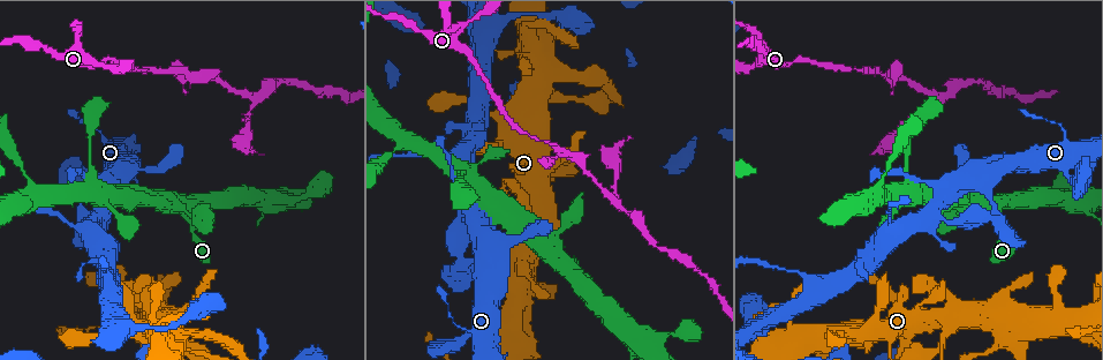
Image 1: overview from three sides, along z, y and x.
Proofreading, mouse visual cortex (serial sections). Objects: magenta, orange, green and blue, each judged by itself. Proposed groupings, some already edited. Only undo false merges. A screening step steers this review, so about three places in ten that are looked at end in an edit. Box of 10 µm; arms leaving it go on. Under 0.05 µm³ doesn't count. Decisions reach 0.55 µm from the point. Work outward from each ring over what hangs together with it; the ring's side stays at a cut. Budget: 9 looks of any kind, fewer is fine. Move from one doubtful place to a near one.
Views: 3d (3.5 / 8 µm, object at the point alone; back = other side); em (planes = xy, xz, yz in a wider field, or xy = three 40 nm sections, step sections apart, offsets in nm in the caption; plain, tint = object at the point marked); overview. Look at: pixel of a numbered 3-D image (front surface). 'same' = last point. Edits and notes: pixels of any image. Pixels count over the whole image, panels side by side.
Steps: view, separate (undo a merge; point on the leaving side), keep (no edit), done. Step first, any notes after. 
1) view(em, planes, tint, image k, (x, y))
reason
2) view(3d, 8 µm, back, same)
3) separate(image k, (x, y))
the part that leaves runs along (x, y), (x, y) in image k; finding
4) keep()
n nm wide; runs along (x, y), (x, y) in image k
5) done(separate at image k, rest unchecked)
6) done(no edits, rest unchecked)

view(3d, 3.5 µm, image 1, (557, 148))
arms part here

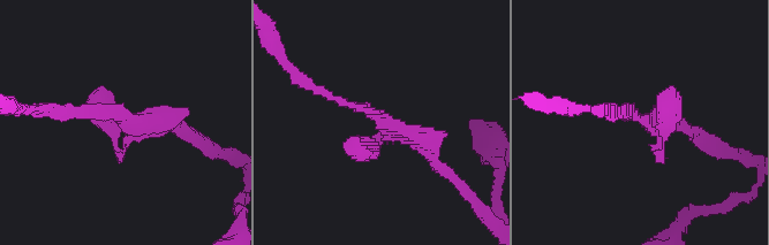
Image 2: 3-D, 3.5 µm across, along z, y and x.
view(em, xy, step 2, tint, image 2, (387, 124))

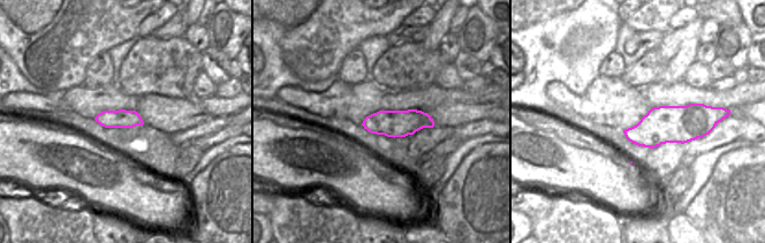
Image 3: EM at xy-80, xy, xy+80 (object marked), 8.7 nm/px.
separate(image 2, (111, 98))
the part that leaves runs along (661, 137), (672, 109), (669, 87) in image 2; two cells meet here

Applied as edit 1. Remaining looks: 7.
view(overview)
see it whole again

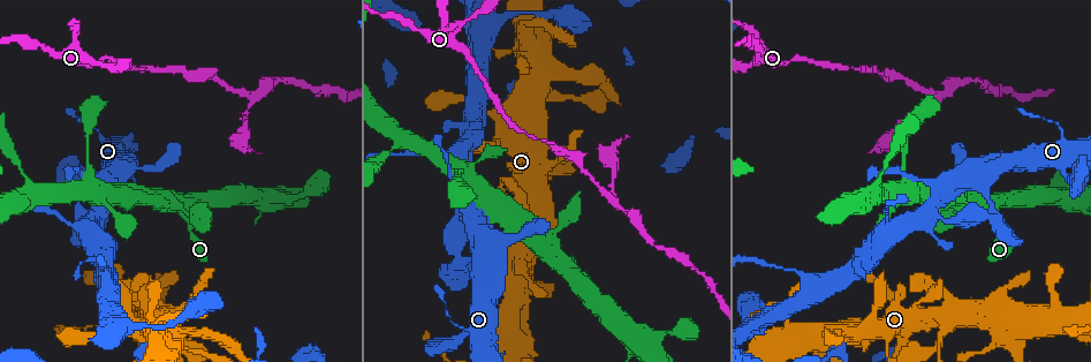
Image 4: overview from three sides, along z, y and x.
view(3d, 8 µm, image 4, (620, 208))

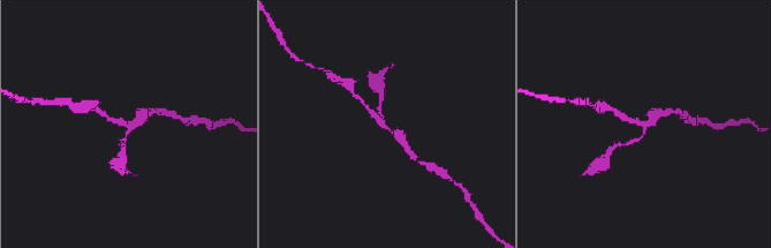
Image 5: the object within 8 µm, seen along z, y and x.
view(3d, 3.5 µm, same)

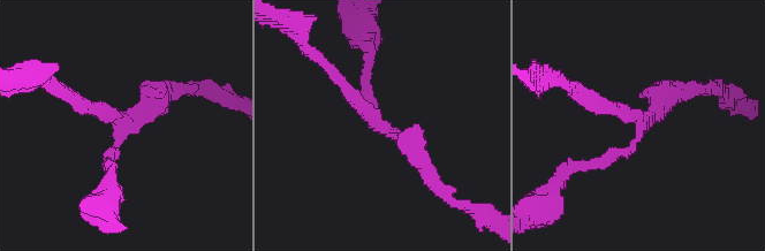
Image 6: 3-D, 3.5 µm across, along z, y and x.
keep()
arms of 200, 200, 300 nm; runs along (332, 74), (414, 147), (428, 174) in image 6; one cell here

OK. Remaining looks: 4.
view(3d, 3.5 µm, back, image 4, (891, 228))

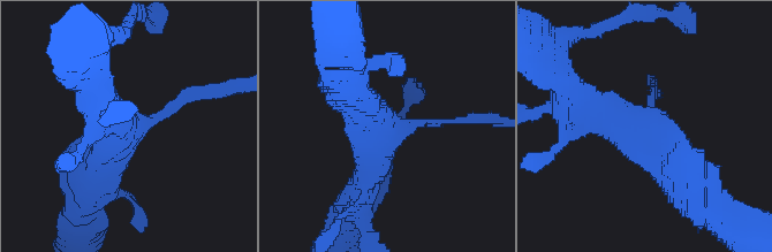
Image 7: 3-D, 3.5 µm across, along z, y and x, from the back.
view(em, xy, step 1, tint, image 7, (642, 122))
3 arms; arms of 150, 400, 500 nm; shape alone is not enough

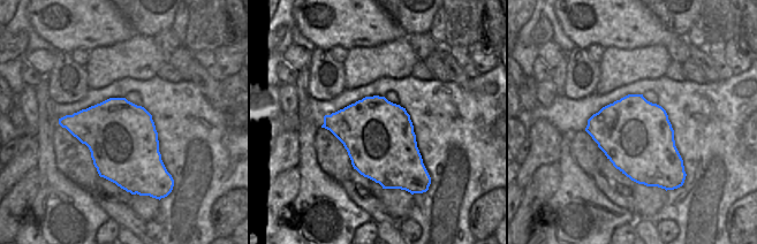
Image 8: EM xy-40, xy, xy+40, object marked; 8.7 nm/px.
separate(image 7, (188, 96))
the part that leaves runs along (154, 116), (201, 92), (240, 89) in image 7; a second cell is stuck on

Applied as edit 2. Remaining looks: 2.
done(separate at image 2, separate at image 7, rest unchecked)

